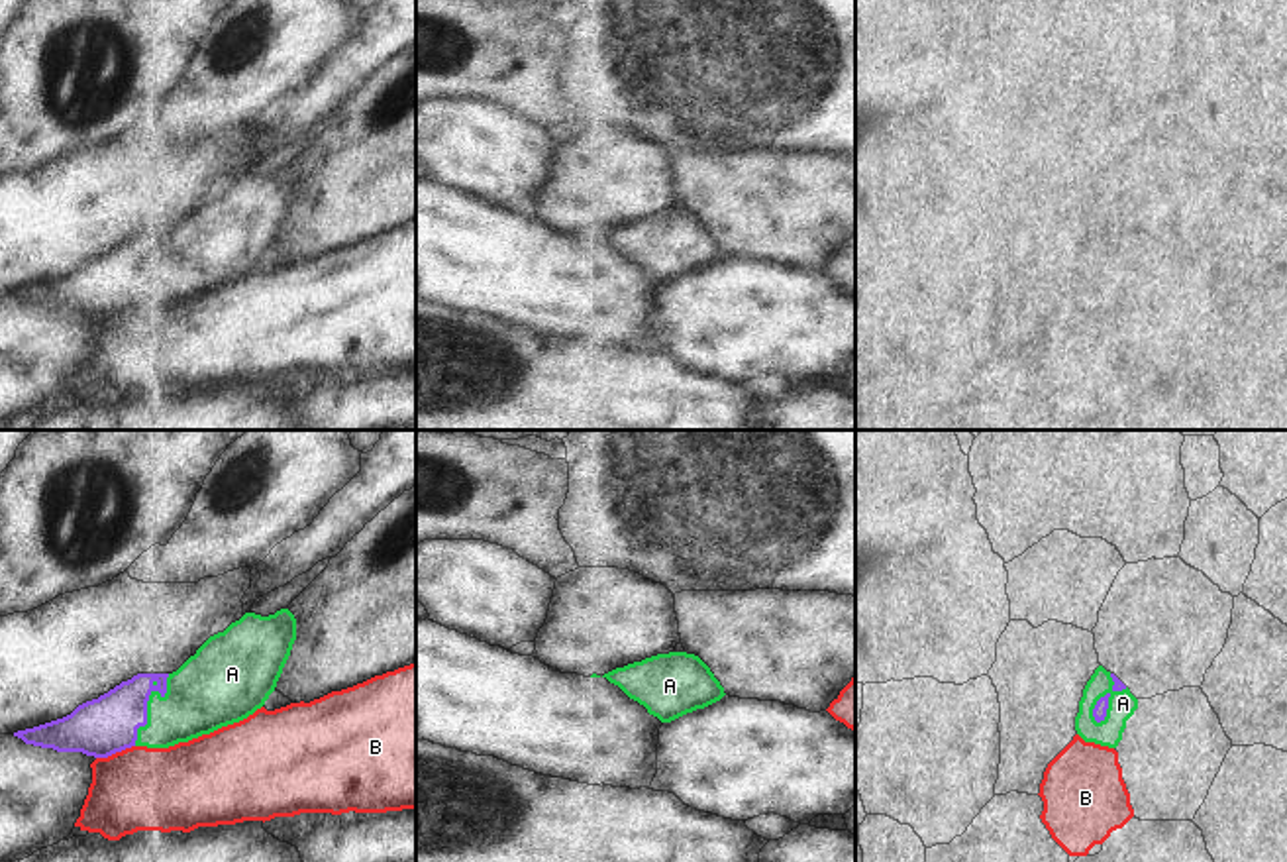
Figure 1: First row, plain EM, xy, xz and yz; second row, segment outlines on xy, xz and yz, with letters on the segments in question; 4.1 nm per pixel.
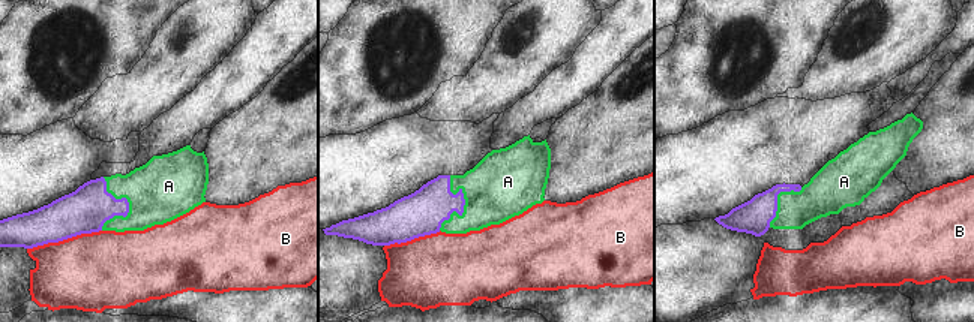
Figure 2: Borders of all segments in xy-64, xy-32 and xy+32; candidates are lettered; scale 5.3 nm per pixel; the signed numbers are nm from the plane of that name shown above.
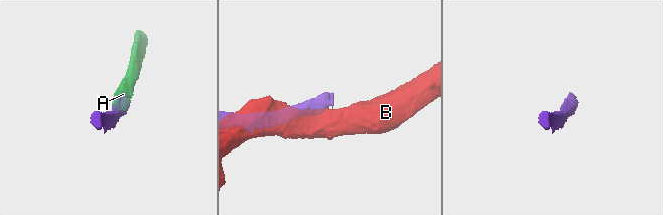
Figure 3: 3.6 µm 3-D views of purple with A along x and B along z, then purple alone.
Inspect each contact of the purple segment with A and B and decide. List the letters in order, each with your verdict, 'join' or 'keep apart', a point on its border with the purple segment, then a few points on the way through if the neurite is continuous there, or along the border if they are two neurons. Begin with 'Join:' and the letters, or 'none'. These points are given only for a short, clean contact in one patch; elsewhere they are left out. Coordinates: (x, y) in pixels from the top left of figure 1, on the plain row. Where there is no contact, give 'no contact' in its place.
Join: A
A: join; contact yz (1107, 260); way yz (1099, 271), (1107, 260), (1123, 264)
B: keep apart; contact xy (114, 313)

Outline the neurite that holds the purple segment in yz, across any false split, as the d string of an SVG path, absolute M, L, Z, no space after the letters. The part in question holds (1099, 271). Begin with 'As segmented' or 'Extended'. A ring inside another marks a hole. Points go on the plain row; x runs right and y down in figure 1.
Extended. M1099 226L1083 249L1075 291L1085 302L1116 308L1136 269L1130 249Z

